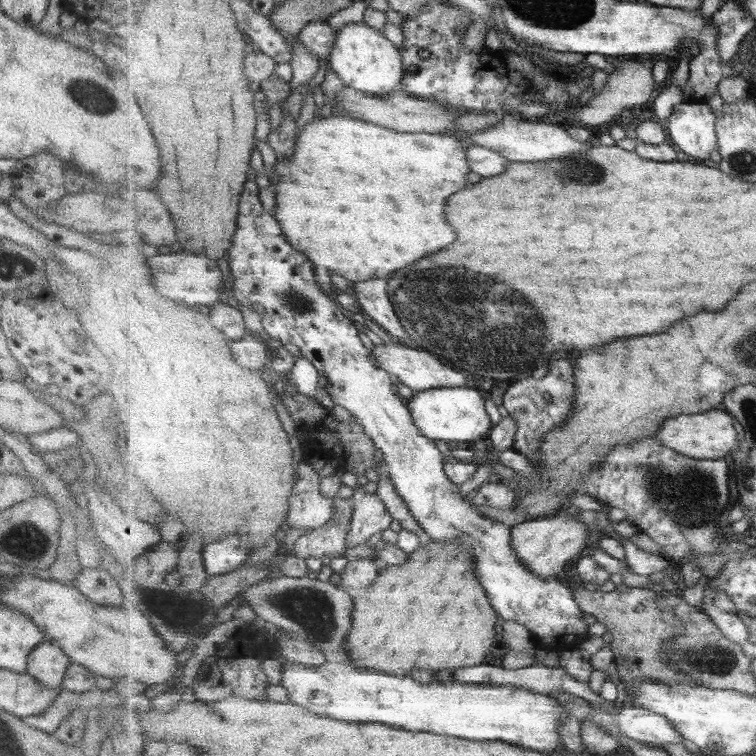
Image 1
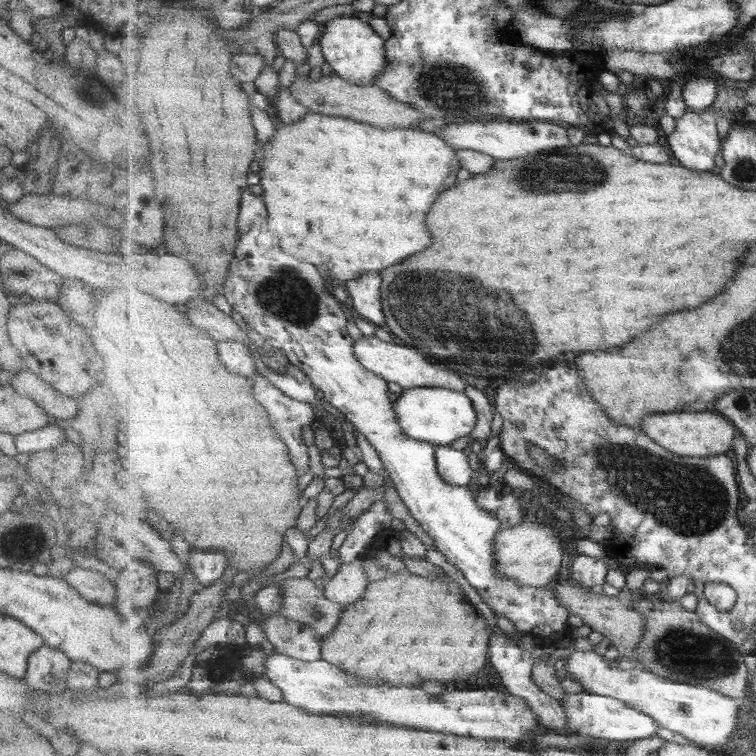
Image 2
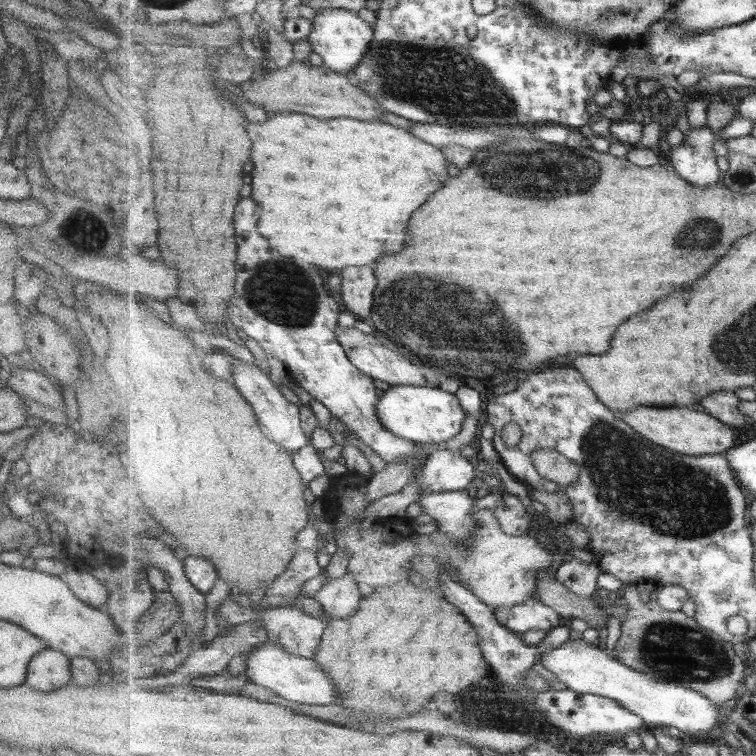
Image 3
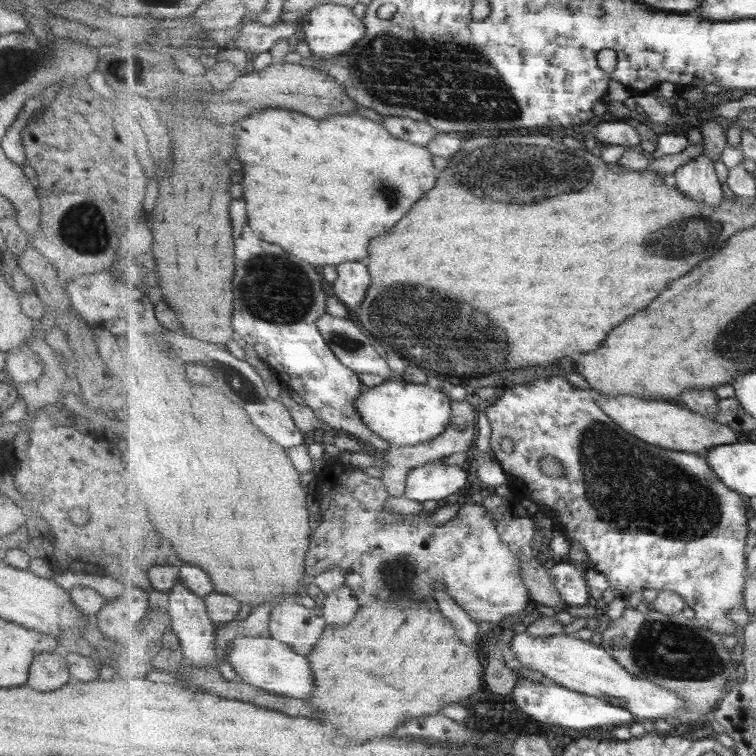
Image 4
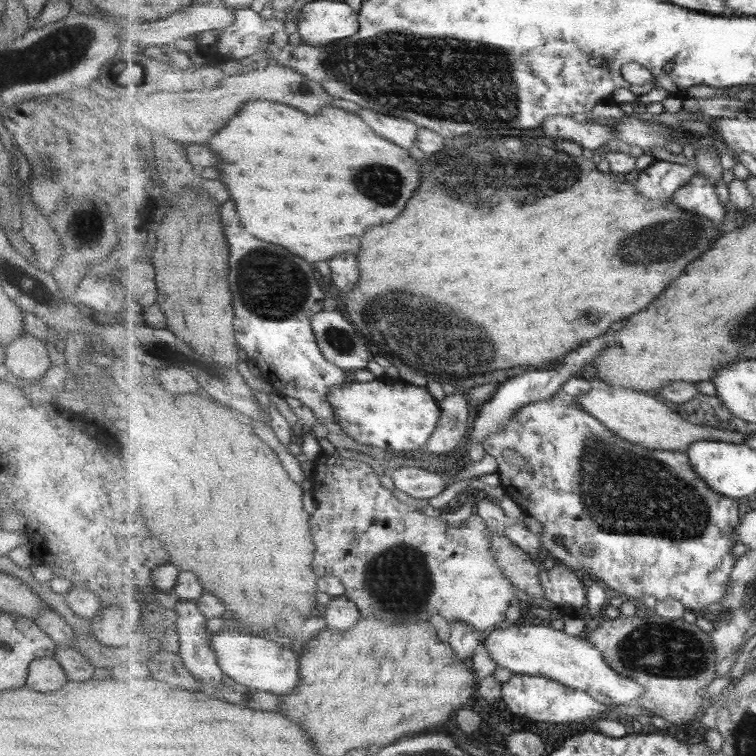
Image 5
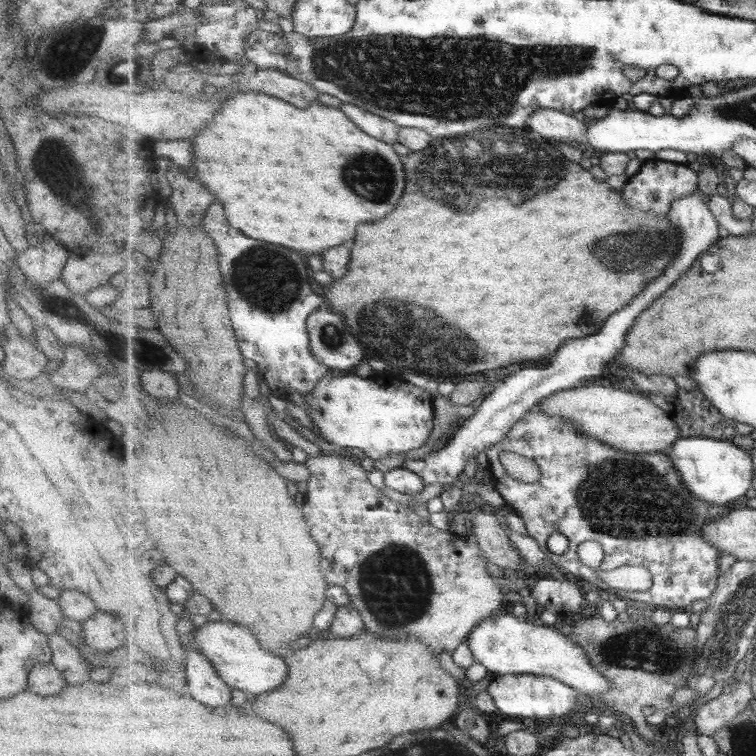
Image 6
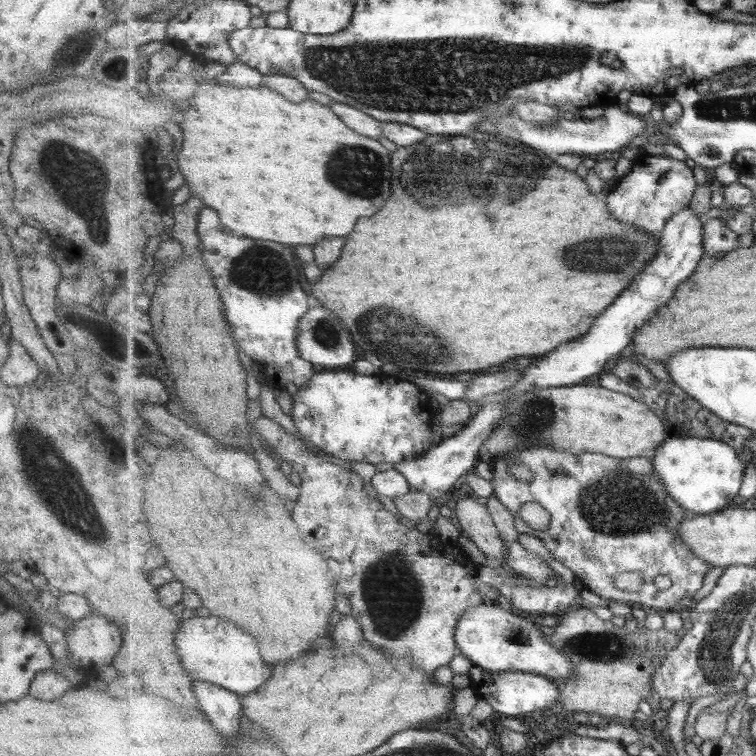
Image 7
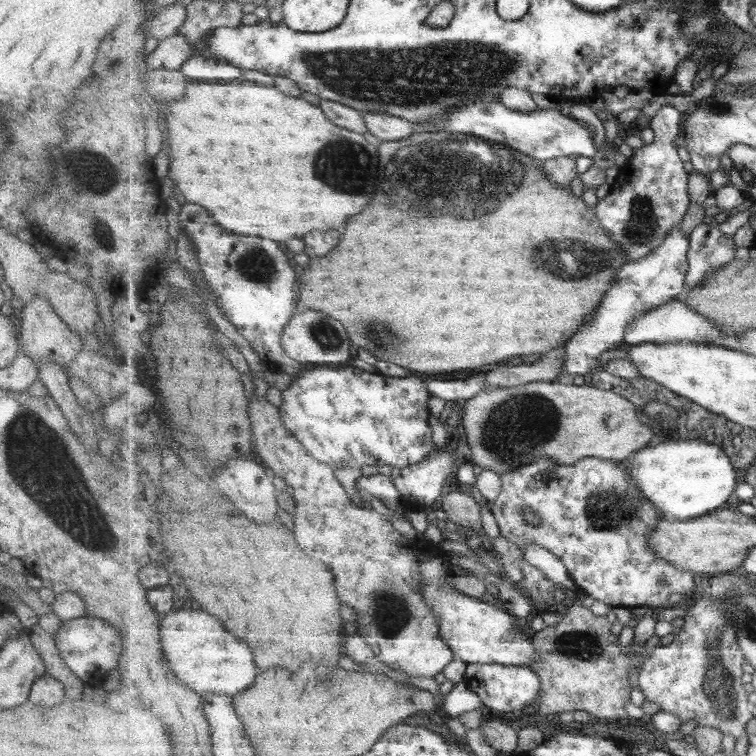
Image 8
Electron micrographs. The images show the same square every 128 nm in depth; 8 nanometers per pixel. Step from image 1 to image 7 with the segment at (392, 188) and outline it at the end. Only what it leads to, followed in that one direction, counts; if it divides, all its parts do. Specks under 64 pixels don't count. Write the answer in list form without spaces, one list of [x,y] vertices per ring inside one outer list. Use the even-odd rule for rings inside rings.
[[[202,83],[197,92],[191,110],[185,116],[183,134],[185,134],[185,146],[183,152],[179,154],[179,166],[181,172],[187,176],[187,182],[191,190],[211,208],[217,208],[221,212],[221,220],[225,220],[225,226],[235,230],[239,236],[249,236],[253,240],[273,240],[289,246],[297,244],[317,244],[325,238],[333,236],[349,236],[361,216],[373,216],[377,214],[385,202],[391,198],[391,180],[393,180],[392,171],[392,152],[387,150],[379,140],[365,136],[355,129],[349,128],[348,124],[329,106],[319,104],[315,100],[307,100],[295,104],[289,101],[281,93],[275,92],[271,88],[239,88],[235,86],[217,86],[213,84]]]

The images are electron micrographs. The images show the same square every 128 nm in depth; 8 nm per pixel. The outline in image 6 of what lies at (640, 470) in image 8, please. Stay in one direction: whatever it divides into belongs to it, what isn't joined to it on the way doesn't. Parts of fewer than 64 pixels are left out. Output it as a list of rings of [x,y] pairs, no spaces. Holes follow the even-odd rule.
[[[683,438],[675,444],[675,450],[669,457],[679,469],[681,479],[685,480],[685,487],[697,499],[711,506],[730,507],[733,500],[747,494],[747,490],[753,486],[753,480],[755,480],[755,466],[751,460],[751,453],[727,440]]]

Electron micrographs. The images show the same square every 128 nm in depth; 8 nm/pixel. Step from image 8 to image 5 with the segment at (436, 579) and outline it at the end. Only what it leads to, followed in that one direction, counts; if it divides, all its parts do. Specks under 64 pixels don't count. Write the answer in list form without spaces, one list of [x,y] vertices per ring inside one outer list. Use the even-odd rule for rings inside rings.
[[[513,624],[507,628],[495,628],[483,642],[491,658],[497,666],[507,668],[517,675],[542,676],[560,682],[569,688],[577,689],[593,696],[595,700],[608,706],[635,705],[637,700],[645,694],[645,687],[637,683],[635,679],[624,677],[613,669],[612,665],[605,660],[601,649],[591,644],[591,641],[583,637],[569,636],[565,631],[554,630],[547,624],[521,625]]]

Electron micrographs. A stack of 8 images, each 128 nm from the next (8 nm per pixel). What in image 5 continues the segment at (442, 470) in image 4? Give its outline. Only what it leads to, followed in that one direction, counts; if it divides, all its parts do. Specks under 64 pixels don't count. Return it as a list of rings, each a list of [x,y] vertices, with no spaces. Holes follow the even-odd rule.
[[[423,466],[420,468],[399,467],[396,470],[392,470],[389,474],[395,487],[413,498],[435,498],[441,492],[445,492],[445,488],[447,488],[447,483],[445,483],[447,474],[444,474],[444,472],[429,471],[429,469],[423,468]]]

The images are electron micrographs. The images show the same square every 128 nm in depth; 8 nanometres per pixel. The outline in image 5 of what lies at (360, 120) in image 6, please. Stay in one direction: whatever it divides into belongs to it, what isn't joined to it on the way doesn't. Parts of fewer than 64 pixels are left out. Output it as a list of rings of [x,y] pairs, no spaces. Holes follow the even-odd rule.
[[[363,108],[357,114],[363,117],[365,123],[375,129],[381,136],[387,137],[389,141],[401,145],[403,148],[413,148],[415,140],[417,140],[417,132],[419,132],[419,125],[413,121],[405,118],[397,118],[394,116],[387,116],[384,112],[371,112],[367,108]]]

